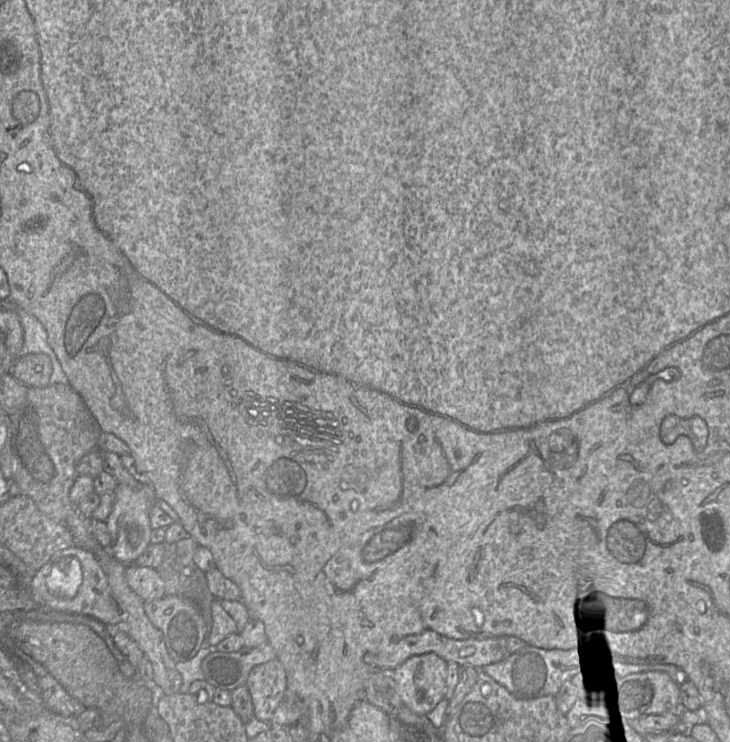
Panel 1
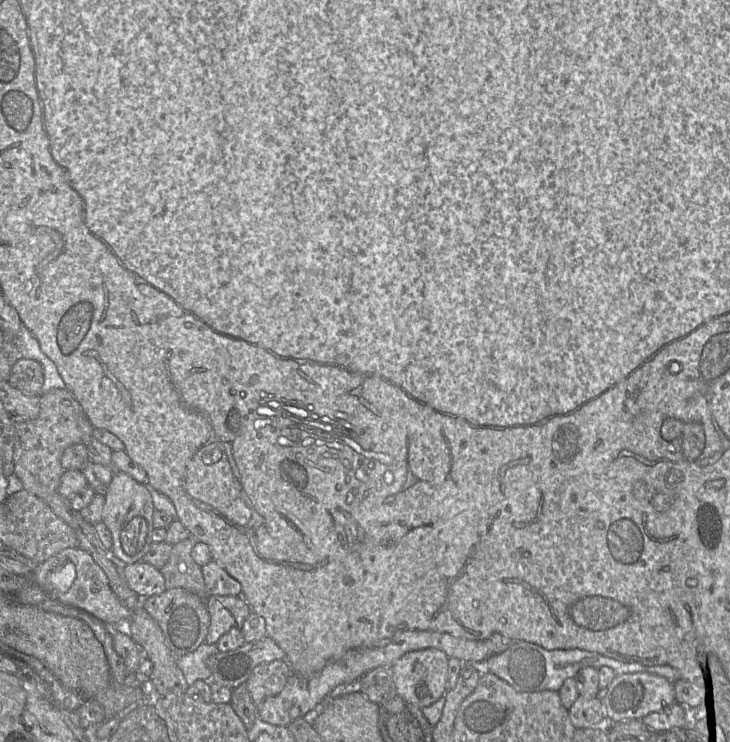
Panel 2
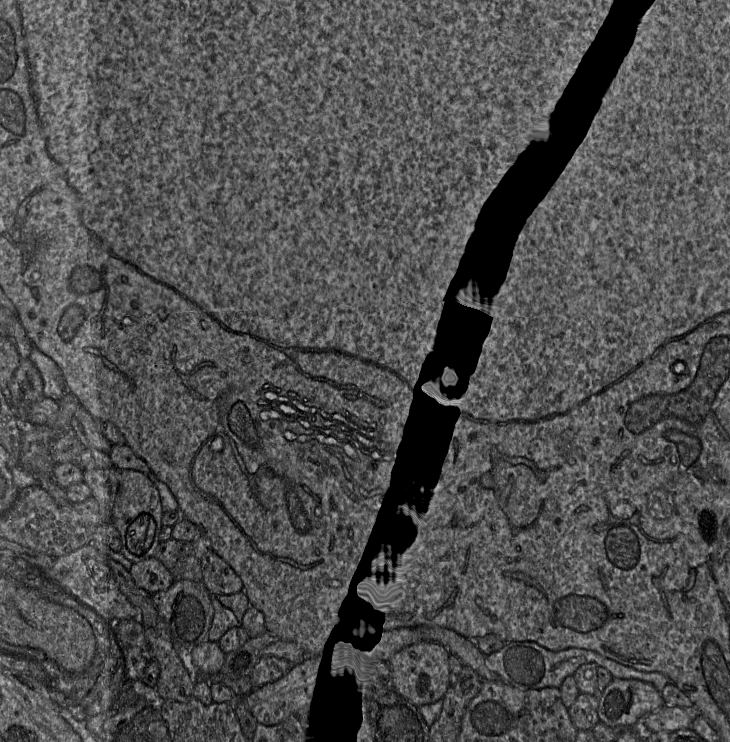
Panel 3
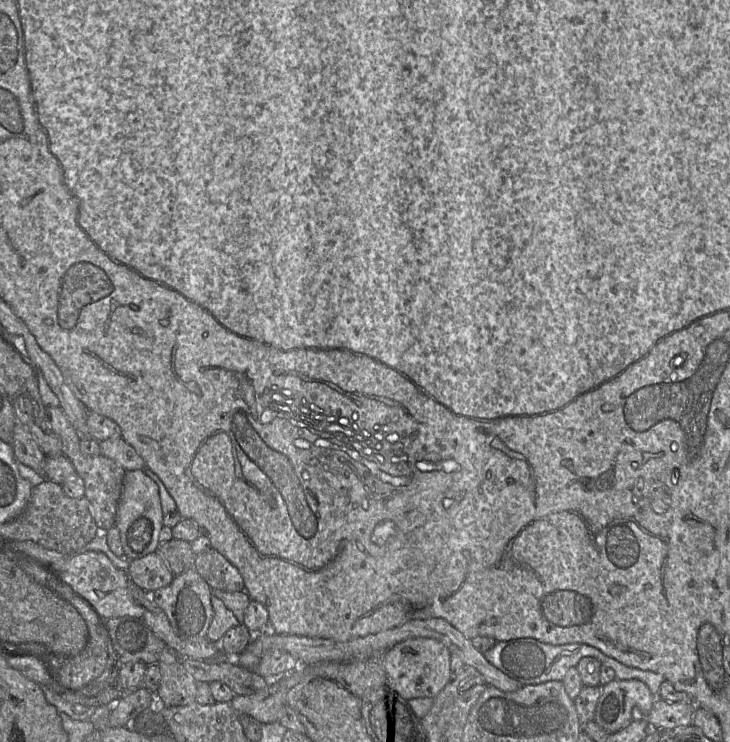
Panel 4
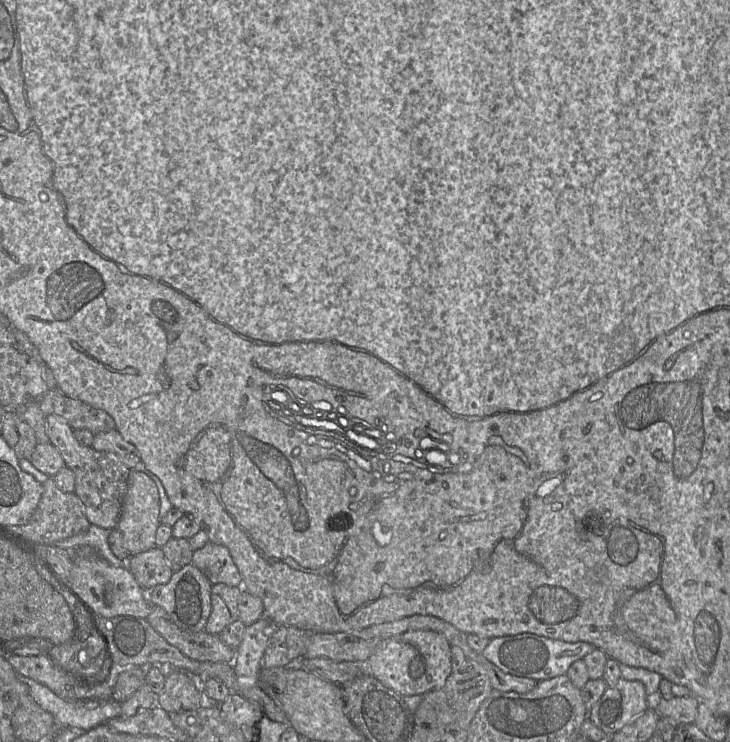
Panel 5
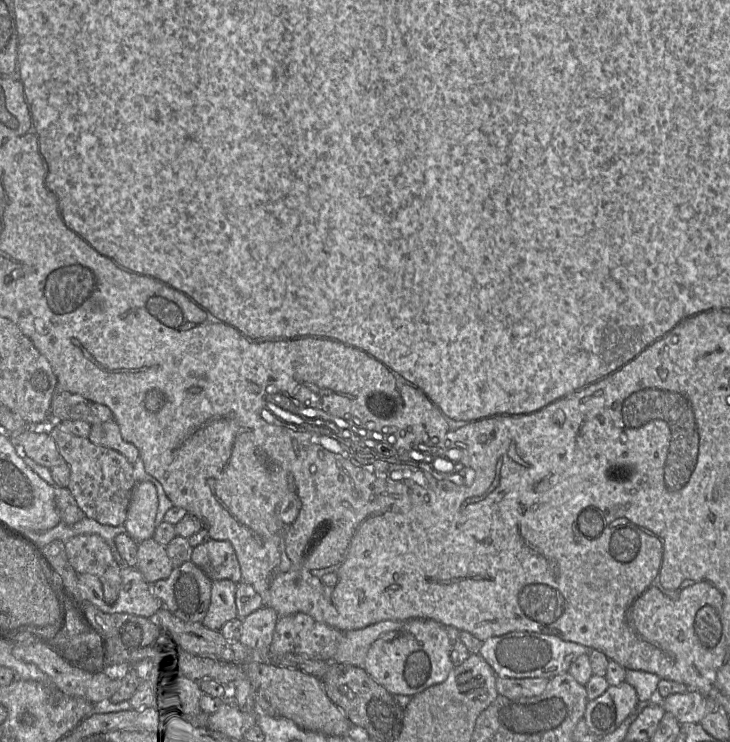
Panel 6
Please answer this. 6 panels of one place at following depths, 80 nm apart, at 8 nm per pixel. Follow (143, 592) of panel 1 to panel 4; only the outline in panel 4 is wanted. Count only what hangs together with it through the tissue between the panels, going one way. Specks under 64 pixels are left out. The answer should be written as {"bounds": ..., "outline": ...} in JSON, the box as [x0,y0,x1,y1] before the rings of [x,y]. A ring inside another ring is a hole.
{"bounds":[127,552,175,593],"outline":[[[158,552],[130,561],[127,572],[136,586],[148,593],[170,585],[175,577]]]}

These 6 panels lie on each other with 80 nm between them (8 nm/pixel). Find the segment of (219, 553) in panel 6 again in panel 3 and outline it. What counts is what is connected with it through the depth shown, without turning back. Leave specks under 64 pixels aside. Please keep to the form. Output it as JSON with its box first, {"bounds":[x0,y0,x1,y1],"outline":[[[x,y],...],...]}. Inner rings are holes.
{"bounds":[200,550,243,595],"outline":[[[213,550],[200,559],[202,583],[212,594],[230,595],[243,591],[243,582],[235,571]]]}

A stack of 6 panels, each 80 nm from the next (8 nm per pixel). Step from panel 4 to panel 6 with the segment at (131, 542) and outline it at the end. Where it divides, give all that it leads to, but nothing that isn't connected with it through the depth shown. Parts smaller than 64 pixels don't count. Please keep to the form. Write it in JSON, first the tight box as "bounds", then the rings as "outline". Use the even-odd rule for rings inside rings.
{"bounds":[123,481,158,543],"outline":[[[149,481],[136,483],[123,524],[126,533],[137,543],[153,538],[158,510],[158,496],[155,485]]]}

